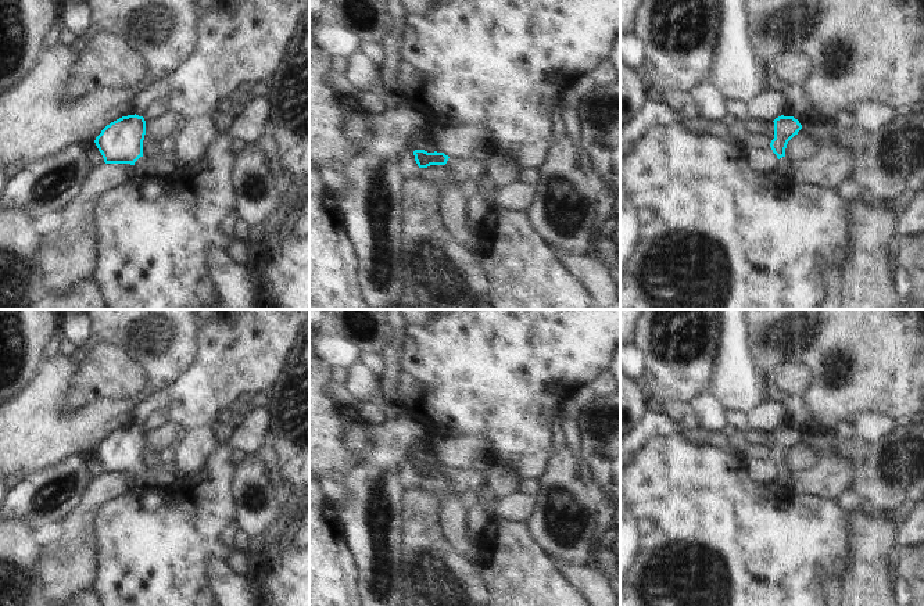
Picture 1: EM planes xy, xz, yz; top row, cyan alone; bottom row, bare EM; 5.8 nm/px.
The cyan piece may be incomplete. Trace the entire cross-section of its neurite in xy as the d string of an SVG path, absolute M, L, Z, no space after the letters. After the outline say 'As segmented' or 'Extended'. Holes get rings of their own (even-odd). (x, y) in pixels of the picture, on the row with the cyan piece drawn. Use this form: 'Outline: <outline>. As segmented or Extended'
Outline: M135 114L107 125L94 143L105 164L130 164L136 172L154 179L173 173L176 164L143 154L144 135L146 121Z. Extended

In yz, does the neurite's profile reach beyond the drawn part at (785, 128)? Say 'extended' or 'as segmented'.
extended

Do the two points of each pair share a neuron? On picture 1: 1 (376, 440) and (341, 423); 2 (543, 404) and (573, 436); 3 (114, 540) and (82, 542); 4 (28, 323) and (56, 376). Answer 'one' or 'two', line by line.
1: two
2: two
3: two
4: two

